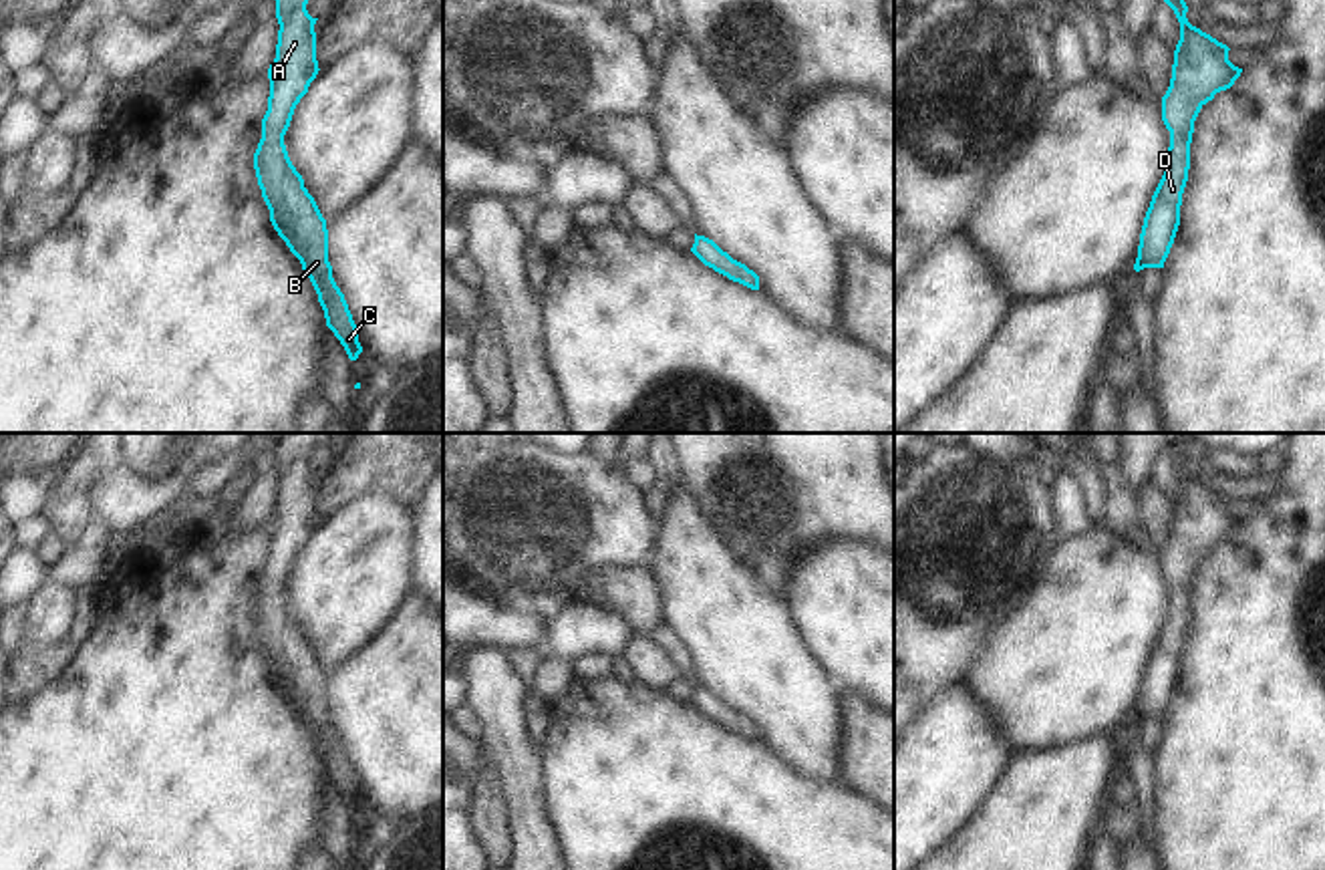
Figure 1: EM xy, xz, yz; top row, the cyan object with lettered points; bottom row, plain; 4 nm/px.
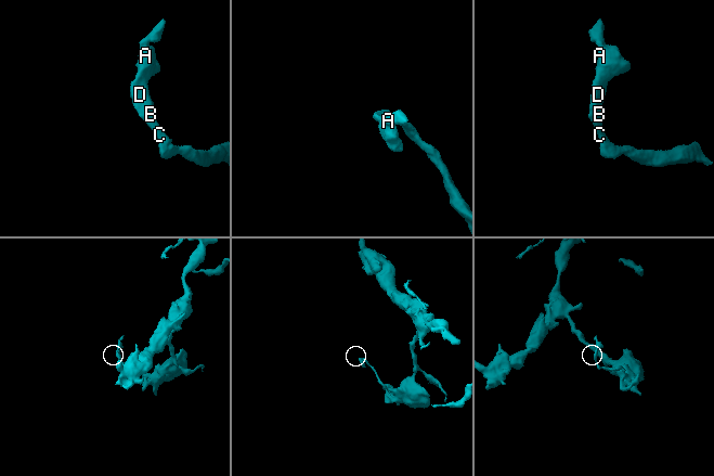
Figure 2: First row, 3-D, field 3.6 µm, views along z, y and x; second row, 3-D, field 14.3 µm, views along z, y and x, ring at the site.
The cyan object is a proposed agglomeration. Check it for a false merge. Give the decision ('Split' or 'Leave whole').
Leave whole

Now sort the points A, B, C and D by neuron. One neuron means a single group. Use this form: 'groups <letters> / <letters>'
groups A B C D

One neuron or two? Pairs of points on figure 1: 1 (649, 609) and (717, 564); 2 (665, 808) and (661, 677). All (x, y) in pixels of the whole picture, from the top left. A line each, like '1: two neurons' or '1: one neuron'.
1: two neurons
2: two neurons

